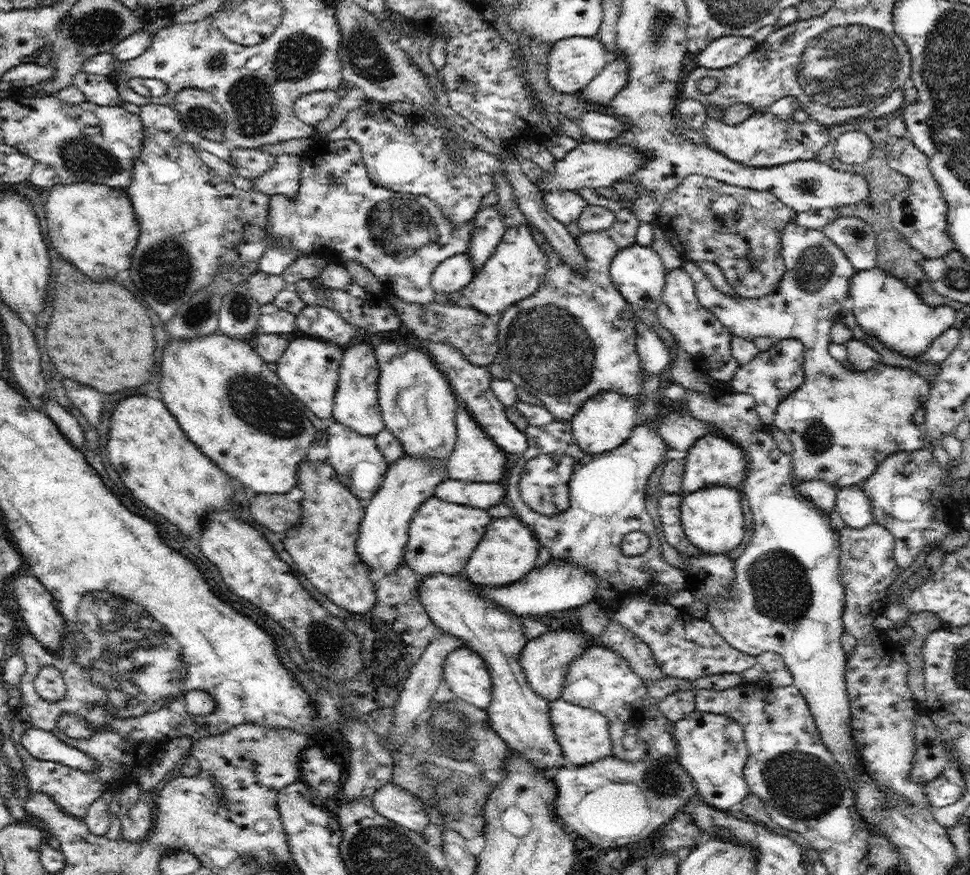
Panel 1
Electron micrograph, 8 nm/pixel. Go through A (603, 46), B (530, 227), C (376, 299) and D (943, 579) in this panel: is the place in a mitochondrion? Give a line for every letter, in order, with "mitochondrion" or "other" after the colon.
A: other
B: other
C: other
D: other

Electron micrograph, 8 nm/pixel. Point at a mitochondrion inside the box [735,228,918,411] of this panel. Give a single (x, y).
(815, 265)

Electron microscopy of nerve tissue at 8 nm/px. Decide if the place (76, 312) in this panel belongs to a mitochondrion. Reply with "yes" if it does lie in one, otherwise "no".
no

